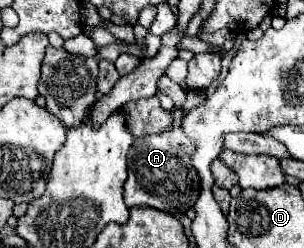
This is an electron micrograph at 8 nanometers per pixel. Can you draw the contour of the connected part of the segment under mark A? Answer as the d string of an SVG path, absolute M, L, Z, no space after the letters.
M171 127L161 135L147 135L135 139L127 155L129 177L125 181L125 203L127 207L149 205L159 211L173 215L185 215L187 209L195 205L199 195L199 175L191 167L191 139L187 139L181 127Z

